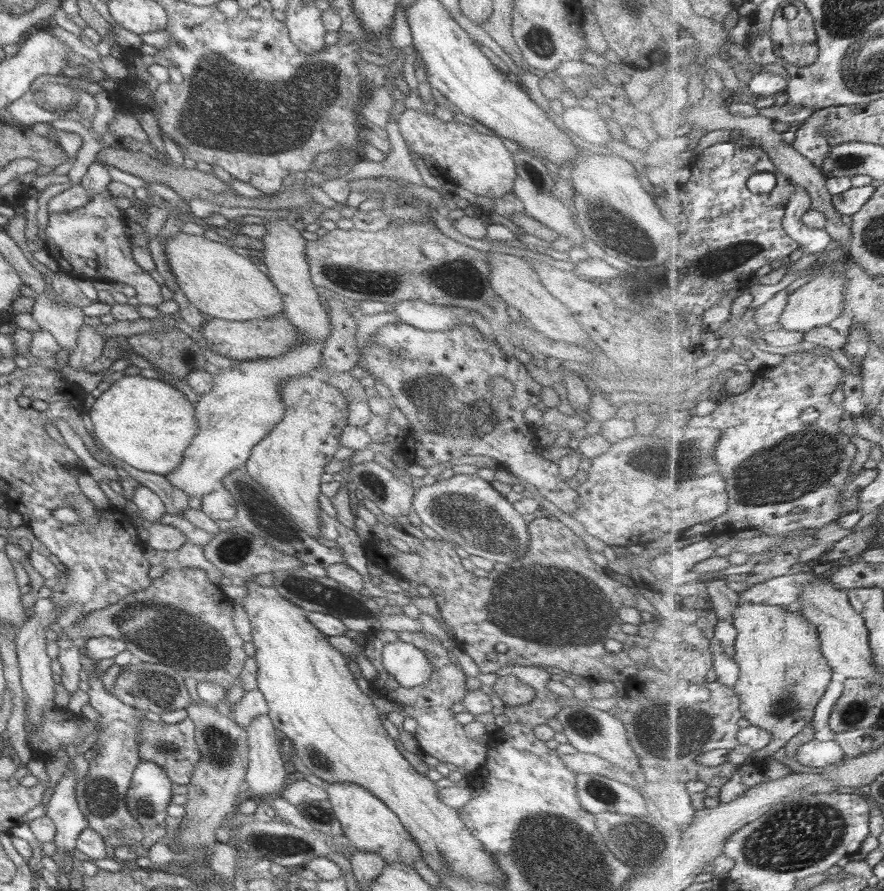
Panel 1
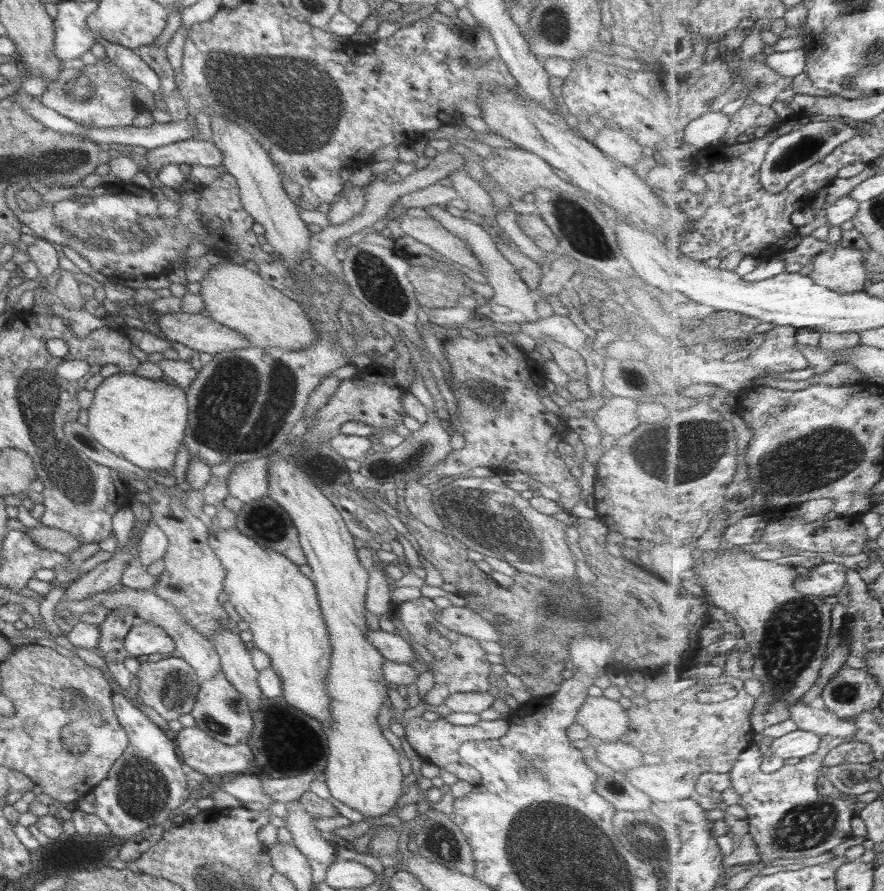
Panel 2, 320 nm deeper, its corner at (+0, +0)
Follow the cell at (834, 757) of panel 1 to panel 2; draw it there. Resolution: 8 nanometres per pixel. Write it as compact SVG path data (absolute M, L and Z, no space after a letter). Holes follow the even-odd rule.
M797 729L774 740L769 746L772 754L779 758L800 758L817 752L823 738L813 732Z

